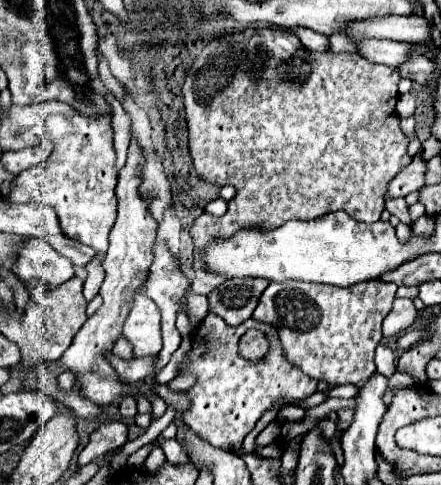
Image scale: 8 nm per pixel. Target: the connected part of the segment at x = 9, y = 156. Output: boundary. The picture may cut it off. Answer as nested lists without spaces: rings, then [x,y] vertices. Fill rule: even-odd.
[[[42,140],[40,146],[36,146],[36,148],[4,152],[2,166],[12,174],[20,174],[20,170],[32,168],[32,166],[44,162],[52,154],[52,150],[54,150],[54,142],[52,140]]]

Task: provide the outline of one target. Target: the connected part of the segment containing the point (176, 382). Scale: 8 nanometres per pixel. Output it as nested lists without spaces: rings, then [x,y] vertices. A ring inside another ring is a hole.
[[[194,374],[179,375],[168,383],[172,390],[185,391],[191,388],[196,383],[196,376]]]

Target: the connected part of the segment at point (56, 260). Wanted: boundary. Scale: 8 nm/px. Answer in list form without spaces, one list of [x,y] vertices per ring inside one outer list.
[[[26,238],[16,256],[12,272],[26,286],[32,278],[40,278],[50,286],[58,286],[74,276],[74,266],[68,258],[56,254],[48,242],[40,238]]]

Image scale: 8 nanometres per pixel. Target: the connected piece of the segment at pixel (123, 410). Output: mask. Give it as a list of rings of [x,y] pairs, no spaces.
[[[126,396],[122,402],[120,402],[120,414],[124,416],[124,418],[134,418],[136,414],[138,414],[138,410],[136,410],[136,398],[132,398],[132,396]]]

